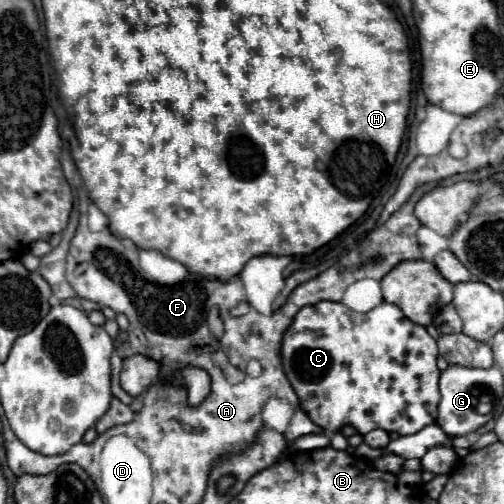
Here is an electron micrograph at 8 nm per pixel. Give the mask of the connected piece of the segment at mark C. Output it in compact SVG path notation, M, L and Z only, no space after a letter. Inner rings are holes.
M318 302L318 304L310 304L310 306L304 306L292 320L292 324L288 326L288 330L284 332L282 336L282 344L280 344L280 356L282 356L282 370L284 374L288 376L298 400L300 400L300 406L302 410L306 410L306 414L310 416L310 420L324 428L324 430L330 430L330 432L338 432L342 426L346 424L352 424L362 436L368 434L370 430L374 428L382 428L386 432L398 432L398 434L416 434L420 432L424 426L428 424L434 424L436 422L436 404L440 400L440 392L436 392L436 384L438 384L438 378L440 378L440 370L436 366L436 356L438 356L438 348L436 348L436 340L426 332L424 326L420 324L414 324L412 320L408 320L404 316L404 312L396 306L396 304L390 304L390 302L382 302L378 304L376 308L372 308L370 312L366 314L360 314L360 312L354 312L350 310L348 306L344 306L342 302Z

